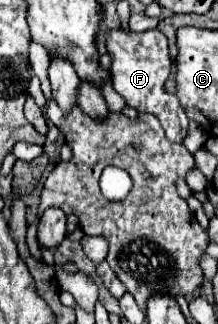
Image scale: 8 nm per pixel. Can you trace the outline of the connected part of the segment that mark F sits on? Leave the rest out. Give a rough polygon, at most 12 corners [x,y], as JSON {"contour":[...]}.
{"contour":[[110,31],[112,87],[182,143],[188,117],[164,83],[162,31]]}

